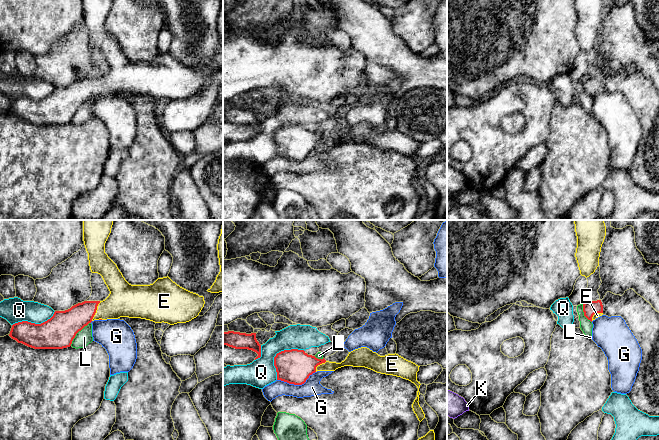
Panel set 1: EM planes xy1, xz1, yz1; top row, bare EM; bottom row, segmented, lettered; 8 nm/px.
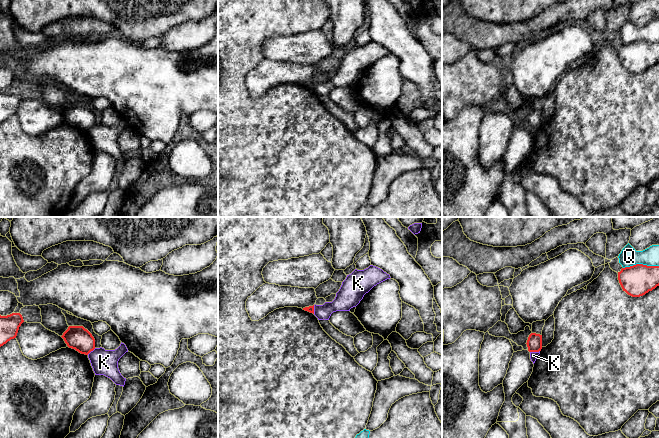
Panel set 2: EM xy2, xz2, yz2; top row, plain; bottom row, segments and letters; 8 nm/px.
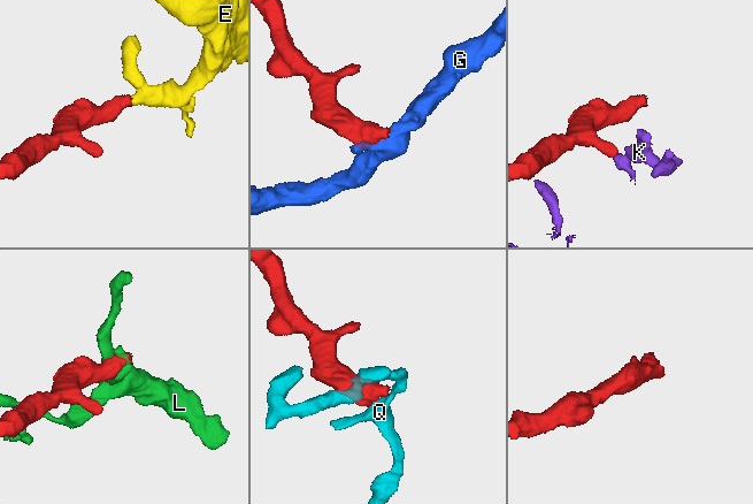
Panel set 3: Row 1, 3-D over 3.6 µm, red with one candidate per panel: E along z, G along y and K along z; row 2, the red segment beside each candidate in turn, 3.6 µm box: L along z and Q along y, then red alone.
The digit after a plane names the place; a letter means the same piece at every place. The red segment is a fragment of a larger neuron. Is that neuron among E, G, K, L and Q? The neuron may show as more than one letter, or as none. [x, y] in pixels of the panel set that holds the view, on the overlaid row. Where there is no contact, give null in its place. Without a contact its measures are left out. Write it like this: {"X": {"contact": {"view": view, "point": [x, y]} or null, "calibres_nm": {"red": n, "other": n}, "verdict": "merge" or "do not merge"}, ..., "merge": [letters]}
{"E": {"contact": {"view": "xy1", "point": [95, 311]}, "calibres_nm": {"red": 220, "other": 260}, "verdict": "merge"}, "G": {"contact": {"view": "xz1", "point": [296, 384]}, "calibres_nm": {"red": 280, "other": 140}, "verdict": "do not merge"}, "K": {"contact": {"view": "yz2", "point": [534, 351]}, "calibres_nm": {"red": 130, "other": 60}, "verdict": "do not merge"}, "L": {"contact": {"view": "xy1", "point": [77, 332]}, "calibres_nm": {"red": 260, "other": 120}, "verdict": "do not merge"}, "Q": {"contact": {"view": "xz1", "point": [277, 353]}, "calibres_nm": {"red": 280, "other": 220}, "verdict": "do not merge"}, "merge": ["E"]}

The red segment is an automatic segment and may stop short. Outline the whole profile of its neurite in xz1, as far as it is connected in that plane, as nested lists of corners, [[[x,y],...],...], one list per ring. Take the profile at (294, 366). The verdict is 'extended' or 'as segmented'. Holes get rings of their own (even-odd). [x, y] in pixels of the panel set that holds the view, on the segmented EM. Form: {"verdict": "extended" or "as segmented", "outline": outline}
{"verdict": "extended", "outline": [[[361,347],[349,352],[341,363],[336,363],[308,355],[304,350],[291,349],[277,353],[274,357],[274,366],[277,380],[294,385],[304,384],[309,376],[317,371],[335,371],[344,366],[365,367],[377,373],[401,377],[417,386],[417,397],[412,408],[420,422],[425,418],[418,402],[421,384],[417,381],[417,372],[420,366],[396,353],[380,356],[367,347]]]}

